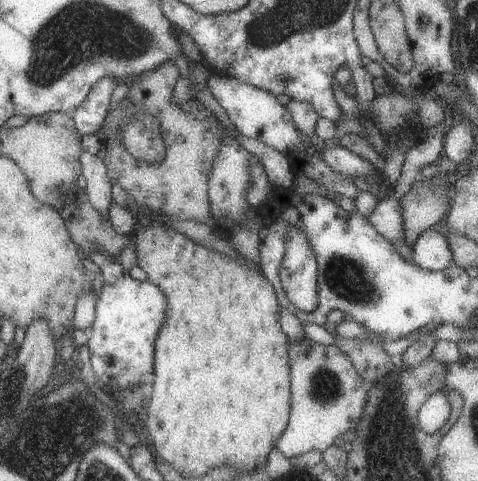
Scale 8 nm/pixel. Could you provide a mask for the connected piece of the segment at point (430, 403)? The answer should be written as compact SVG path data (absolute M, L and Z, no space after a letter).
M443 390L435 392L419 407L417 420L421 430L428 435L439 432L439 428L449 419L450 410Z

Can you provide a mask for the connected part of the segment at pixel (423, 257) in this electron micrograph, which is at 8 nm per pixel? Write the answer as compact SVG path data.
M441 227L423 230L410 248L412 262L415 262L419 268L437 272L454 264L447 238Z

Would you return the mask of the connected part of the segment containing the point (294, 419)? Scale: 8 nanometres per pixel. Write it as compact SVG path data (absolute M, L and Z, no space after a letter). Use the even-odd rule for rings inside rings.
M302 339L300 342L288 340L288 356L290 365L290 412L287 425L274 446L287 459L311 450L317 450L322 454L330 445L333 445L335 438L348 430L357 428L366 404L368 385L365 385L356 374L347 356L343 355L341 350L338 350L334 345L325 347L309 339Z

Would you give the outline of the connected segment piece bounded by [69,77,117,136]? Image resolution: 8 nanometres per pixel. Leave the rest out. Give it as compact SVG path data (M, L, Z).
M103 77L96 80L95 84L88 90L85 100L69 113L75 130L79 134L83 136L95 134L104 124L109 100L115 86L117 84L112 77Z

